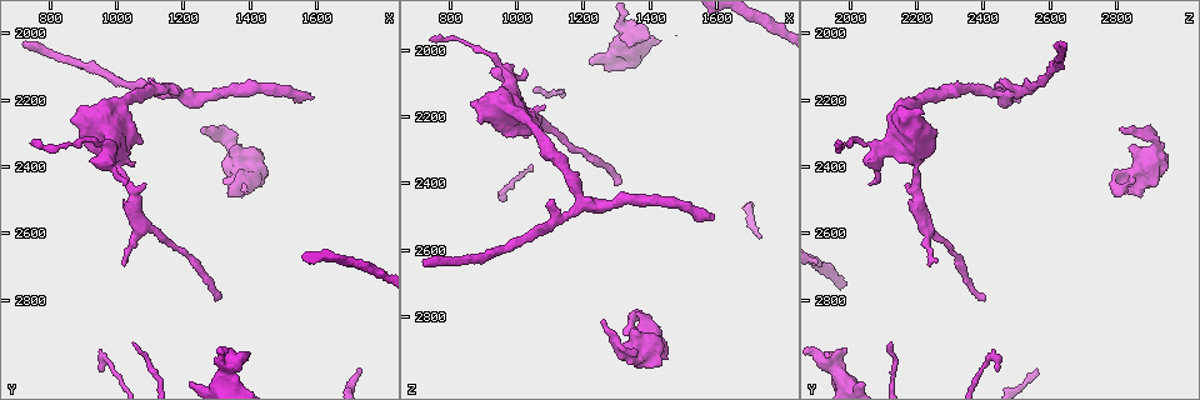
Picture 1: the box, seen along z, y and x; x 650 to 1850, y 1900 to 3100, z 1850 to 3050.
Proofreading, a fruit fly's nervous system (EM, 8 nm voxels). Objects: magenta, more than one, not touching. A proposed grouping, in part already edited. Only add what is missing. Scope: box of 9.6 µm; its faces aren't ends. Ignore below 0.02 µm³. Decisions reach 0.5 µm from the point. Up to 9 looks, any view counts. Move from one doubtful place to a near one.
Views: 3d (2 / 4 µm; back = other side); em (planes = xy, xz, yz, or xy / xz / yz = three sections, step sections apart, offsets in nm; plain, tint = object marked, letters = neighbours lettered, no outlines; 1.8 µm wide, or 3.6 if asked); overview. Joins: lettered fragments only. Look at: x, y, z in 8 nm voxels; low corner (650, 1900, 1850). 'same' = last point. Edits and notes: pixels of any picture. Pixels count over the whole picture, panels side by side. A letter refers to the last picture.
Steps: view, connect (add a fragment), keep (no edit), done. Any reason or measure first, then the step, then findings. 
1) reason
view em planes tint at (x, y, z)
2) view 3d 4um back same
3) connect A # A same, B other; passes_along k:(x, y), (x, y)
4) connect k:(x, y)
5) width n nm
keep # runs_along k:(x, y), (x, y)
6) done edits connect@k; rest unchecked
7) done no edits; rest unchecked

stops while still wide
view 3d 2um at (1390, 2470, 2810)

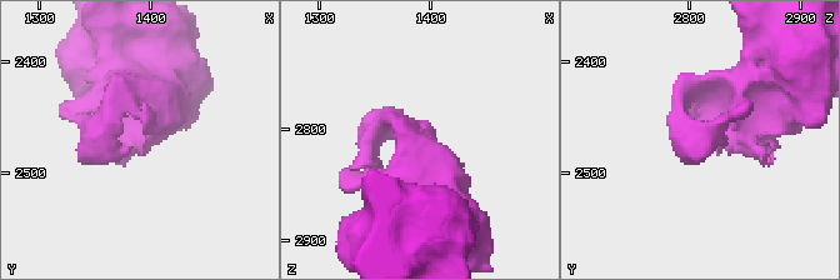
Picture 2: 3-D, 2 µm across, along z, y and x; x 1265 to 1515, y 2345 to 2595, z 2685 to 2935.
need the tissue
view em planes tint same

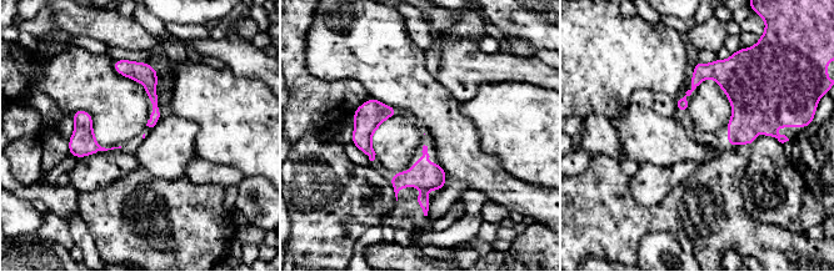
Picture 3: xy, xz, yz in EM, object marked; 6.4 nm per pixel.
view em planes letters same

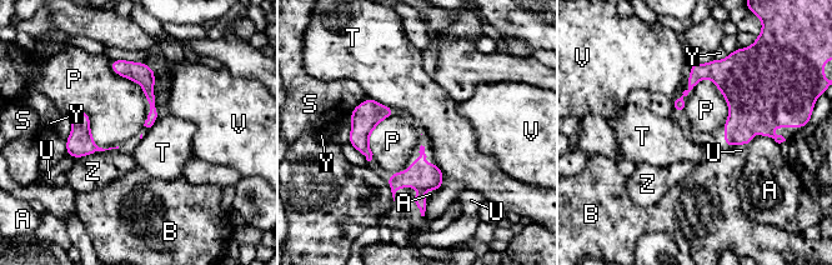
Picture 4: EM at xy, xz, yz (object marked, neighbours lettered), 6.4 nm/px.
keep # A other, B other, P other, S other, T other, U other, V other, Y other, Z other; border 4:(70, 113), (118, 146); no lettered fragment goes on from it

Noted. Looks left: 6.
branch stops here
view em planes plain at (1300, 2810, 2410)

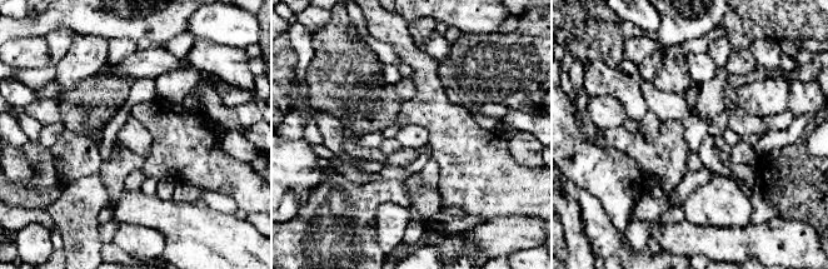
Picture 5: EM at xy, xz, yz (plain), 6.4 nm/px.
see the neighbours
view em planes letters same

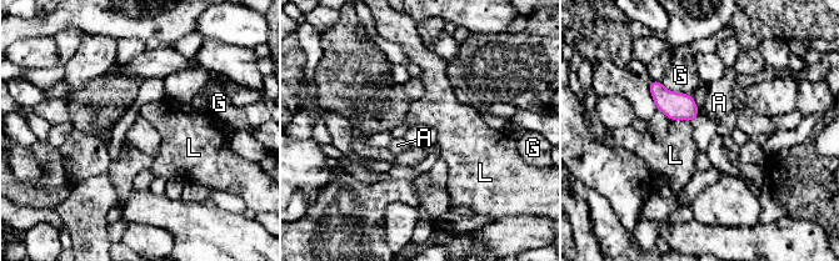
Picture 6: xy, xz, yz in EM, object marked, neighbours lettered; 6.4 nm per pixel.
width 130 nm
keep # A other, G other, L other; border 6:(669, 119), (685, 119), (690, 123); none of them fits

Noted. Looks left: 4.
an open end
view 3d 2um at (1030, 2450, 2060)

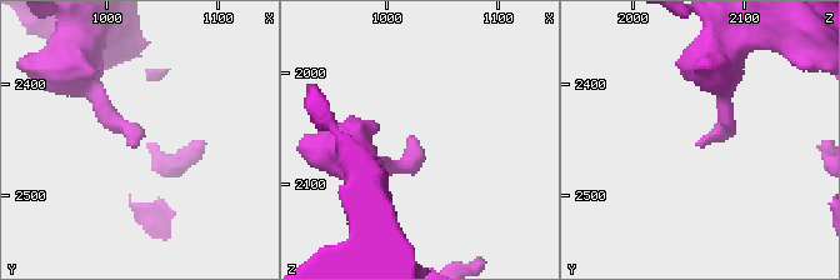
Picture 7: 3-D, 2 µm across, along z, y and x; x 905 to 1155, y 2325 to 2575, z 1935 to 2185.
now the EM
view em planes letters at (1024, 2454, 2058)

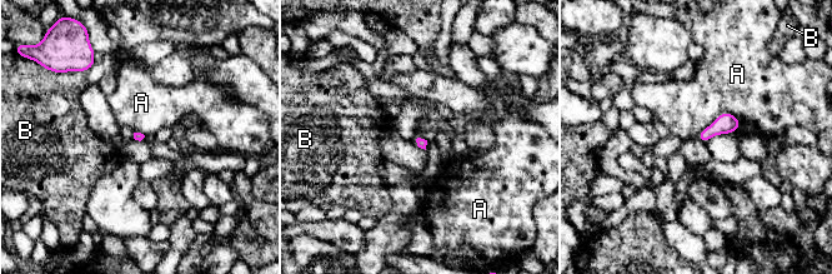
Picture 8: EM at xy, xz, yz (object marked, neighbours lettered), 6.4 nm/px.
keep # A other, B other; border 8:(740, 120), (721, 113), (696, 138); no lettered fragment goes on from it

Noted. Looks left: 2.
thick end
view em planes letters at (1400, 2960, 1960)

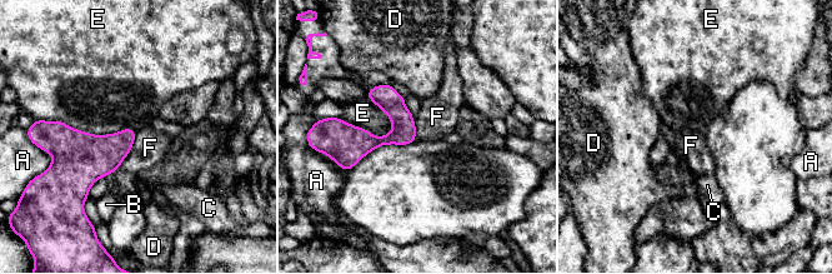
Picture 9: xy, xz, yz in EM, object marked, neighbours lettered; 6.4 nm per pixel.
keep # A other, B other, C other, D other, E other, F other; border 9:(136, 133), (133, 148), (118, 168); no lettered fragment goes on from it

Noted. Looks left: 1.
done no edits; rest unchecked

